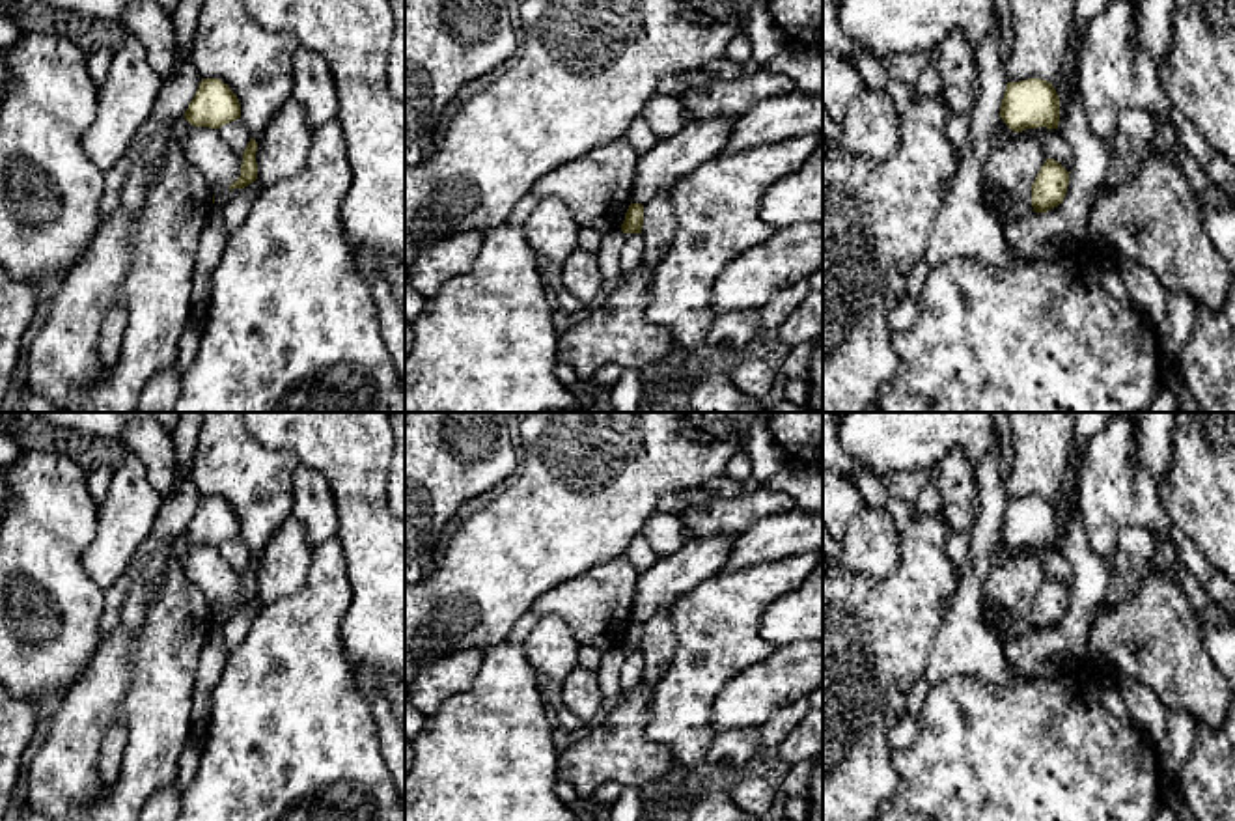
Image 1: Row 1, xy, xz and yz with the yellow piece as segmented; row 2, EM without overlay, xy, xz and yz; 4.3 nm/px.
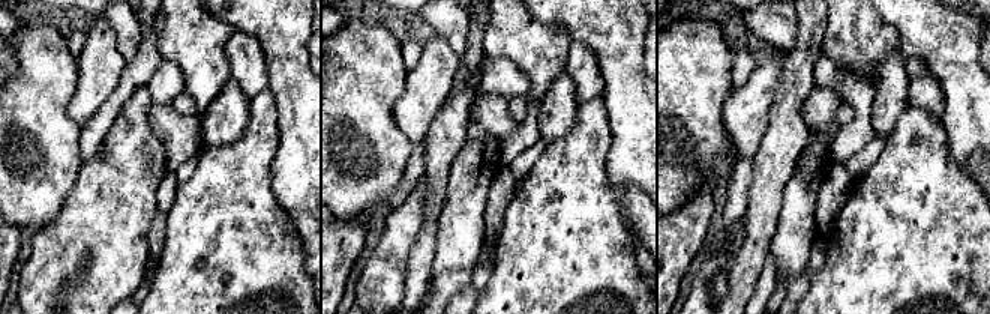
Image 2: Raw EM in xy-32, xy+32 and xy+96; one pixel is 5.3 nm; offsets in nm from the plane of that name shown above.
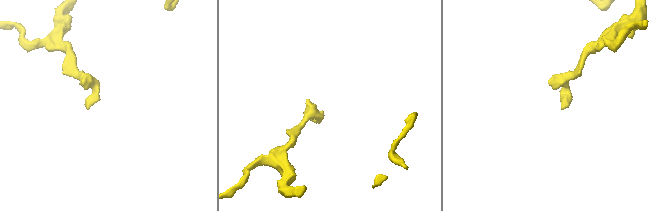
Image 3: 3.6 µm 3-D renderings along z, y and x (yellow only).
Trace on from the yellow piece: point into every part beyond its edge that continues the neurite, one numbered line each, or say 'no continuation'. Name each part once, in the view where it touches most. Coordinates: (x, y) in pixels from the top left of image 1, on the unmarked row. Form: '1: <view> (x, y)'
no continuation

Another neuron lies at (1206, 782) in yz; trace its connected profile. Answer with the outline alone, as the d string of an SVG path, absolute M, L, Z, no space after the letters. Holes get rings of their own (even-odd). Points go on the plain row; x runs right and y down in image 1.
M1235 702L1220 730L1196 726L1190 758L1175 784L1196 821L1235 821Z

